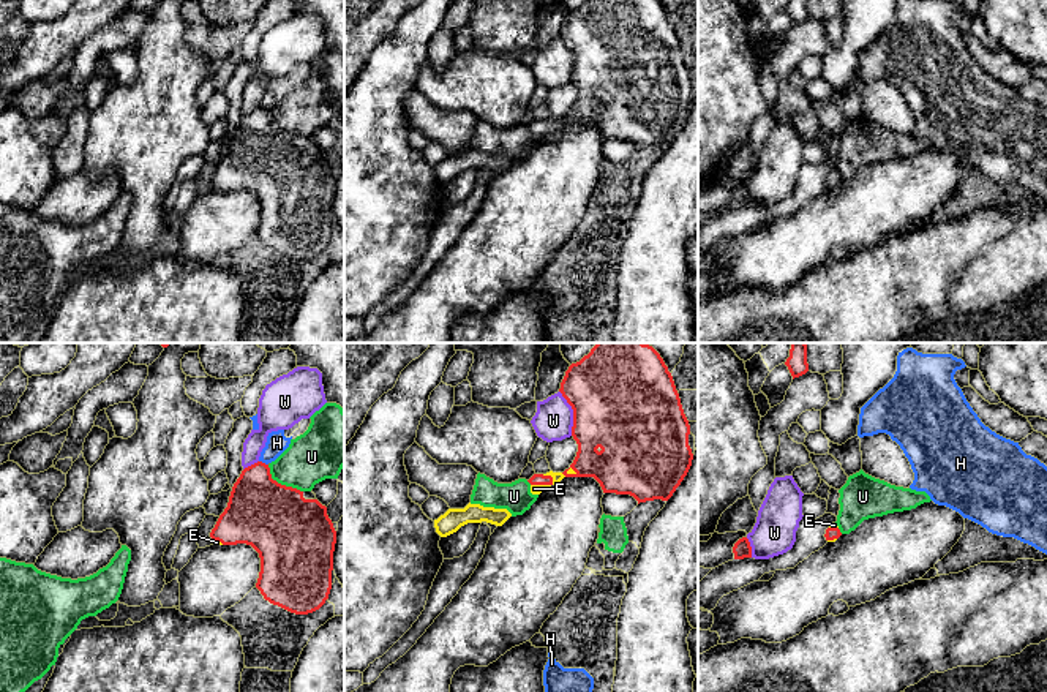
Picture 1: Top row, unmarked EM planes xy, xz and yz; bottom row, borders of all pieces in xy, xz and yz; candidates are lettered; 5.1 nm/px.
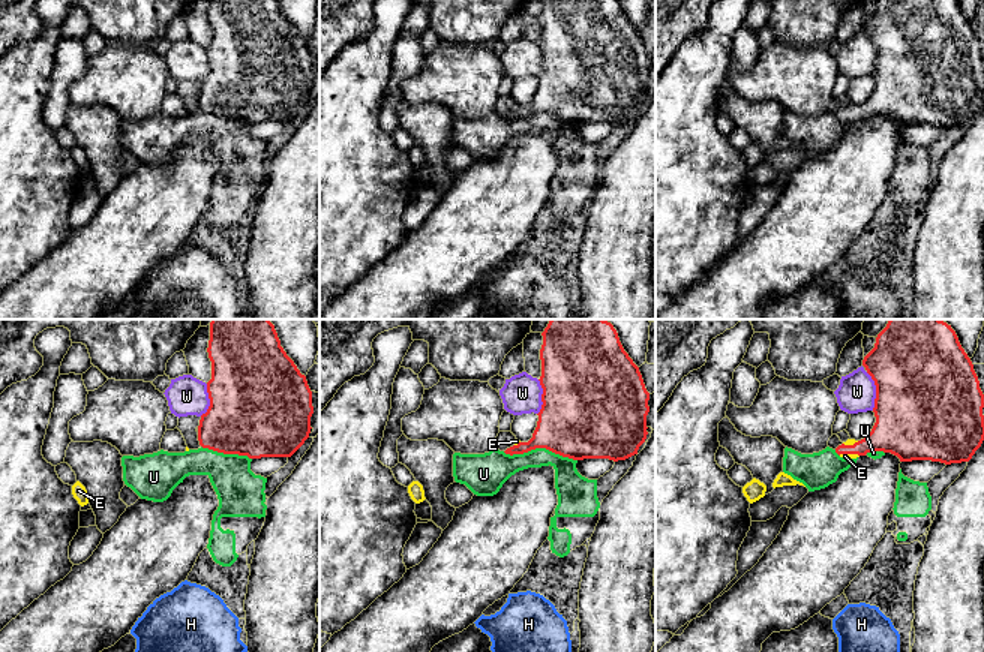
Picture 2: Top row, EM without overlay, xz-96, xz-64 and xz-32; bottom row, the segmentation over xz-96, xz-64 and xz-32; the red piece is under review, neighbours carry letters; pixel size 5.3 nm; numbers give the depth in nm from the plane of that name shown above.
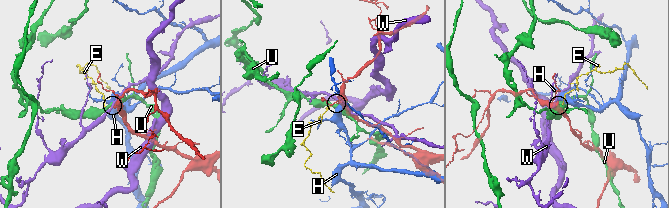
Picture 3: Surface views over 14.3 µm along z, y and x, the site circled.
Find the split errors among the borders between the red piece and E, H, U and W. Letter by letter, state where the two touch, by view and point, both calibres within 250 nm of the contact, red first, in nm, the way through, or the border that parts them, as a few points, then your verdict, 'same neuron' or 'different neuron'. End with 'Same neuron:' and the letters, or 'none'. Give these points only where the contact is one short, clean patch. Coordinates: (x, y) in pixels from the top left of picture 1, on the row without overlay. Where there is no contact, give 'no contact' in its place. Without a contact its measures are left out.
E: xz (544, 130) | 60/50 nm | across xz (537, 125), (544, 130), (534, 135) | same neuron
H: xy (264, 109) | 360/110 nm | along xy (259, 106), (267, 111) | different neuron
U: xy (280, 130) | 380/260 nm | different neuron
W: xz (574, 59) | 500/200 nm | different neuron
Same neuron: E

